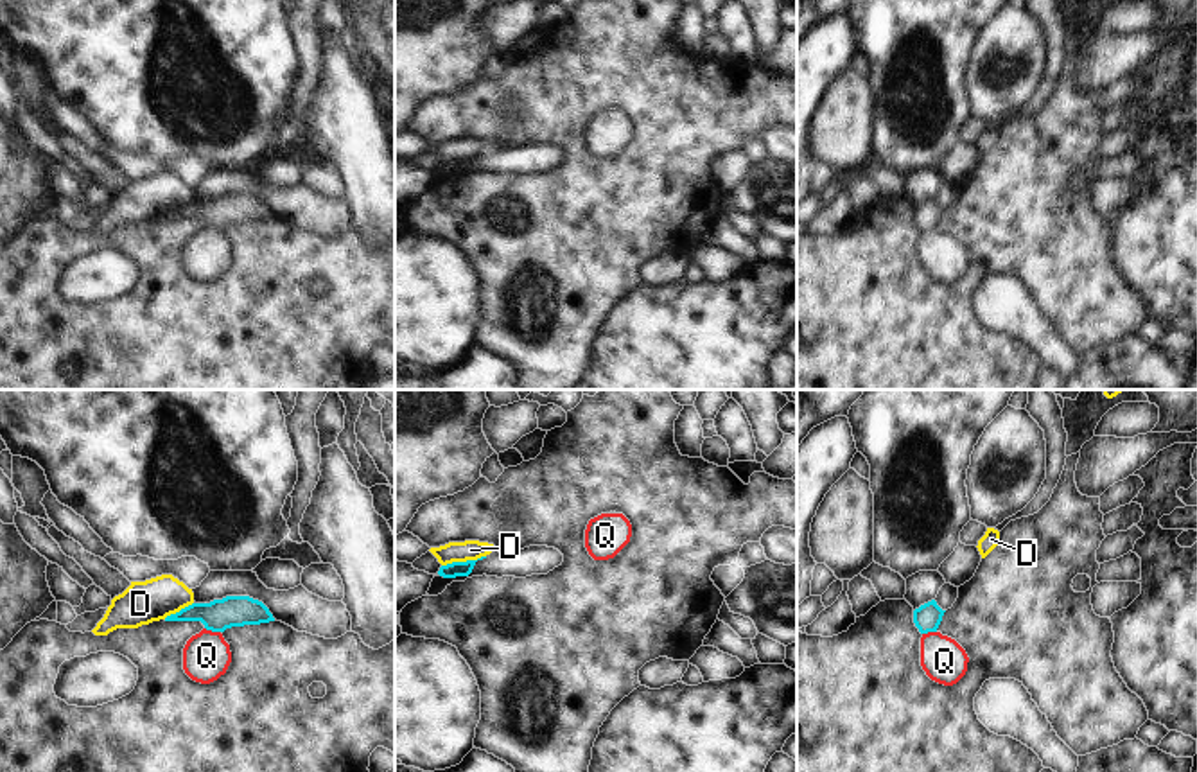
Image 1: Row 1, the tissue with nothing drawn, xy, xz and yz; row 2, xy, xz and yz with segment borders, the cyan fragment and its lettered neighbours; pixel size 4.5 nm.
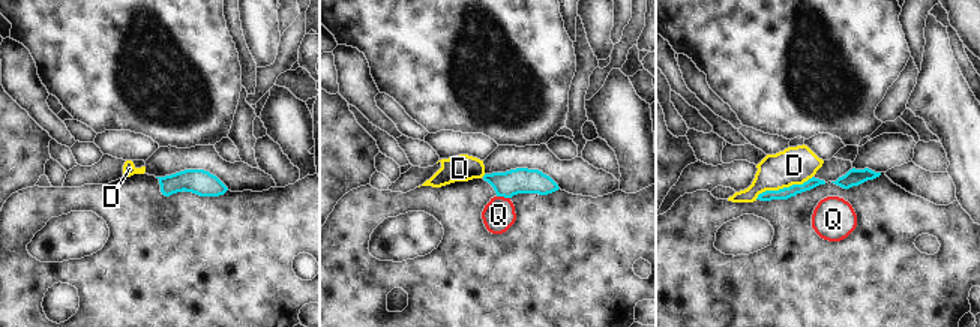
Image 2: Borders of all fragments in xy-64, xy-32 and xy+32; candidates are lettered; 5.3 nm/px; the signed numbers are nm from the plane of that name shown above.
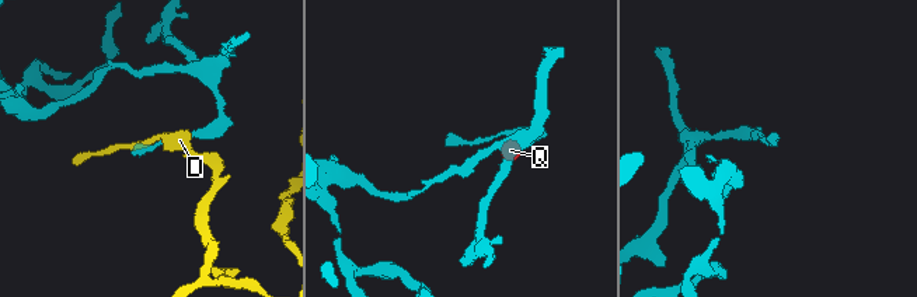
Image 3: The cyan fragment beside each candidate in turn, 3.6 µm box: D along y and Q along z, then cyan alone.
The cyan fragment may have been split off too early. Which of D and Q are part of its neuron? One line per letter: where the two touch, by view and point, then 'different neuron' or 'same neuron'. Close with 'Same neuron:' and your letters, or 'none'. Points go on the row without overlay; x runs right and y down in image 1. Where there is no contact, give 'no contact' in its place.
D: xz (463, 160) | different neuron
Q: xy (212, 228) | same neuron
Same neuron: Q

